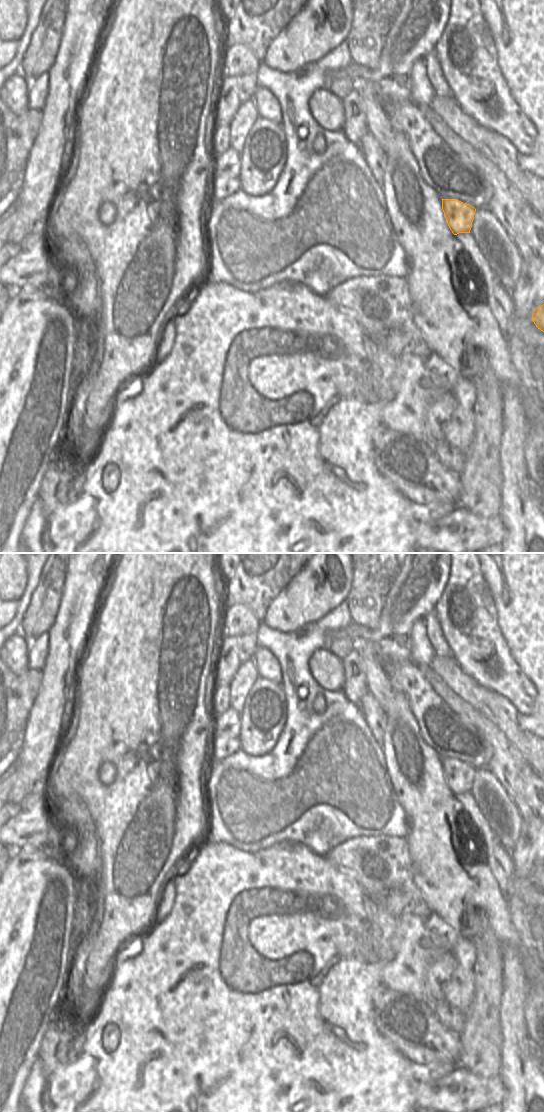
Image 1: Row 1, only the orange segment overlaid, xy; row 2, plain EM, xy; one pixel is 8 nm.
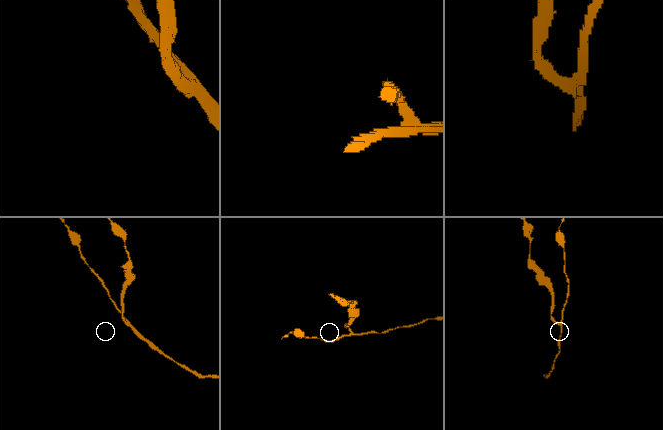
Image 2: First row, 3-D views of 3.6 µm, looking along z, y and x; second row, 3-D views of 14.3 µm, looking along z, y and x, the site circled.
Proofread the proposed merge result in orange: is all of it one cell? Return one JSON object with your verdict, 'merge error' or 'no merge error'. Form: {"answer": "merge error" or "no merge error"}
{"answer": "merge error"}

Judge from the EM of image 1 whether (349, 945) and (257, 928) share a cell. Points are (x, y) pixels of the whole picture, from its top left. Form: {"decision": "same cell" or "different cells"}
{"decision": "same cell"}

